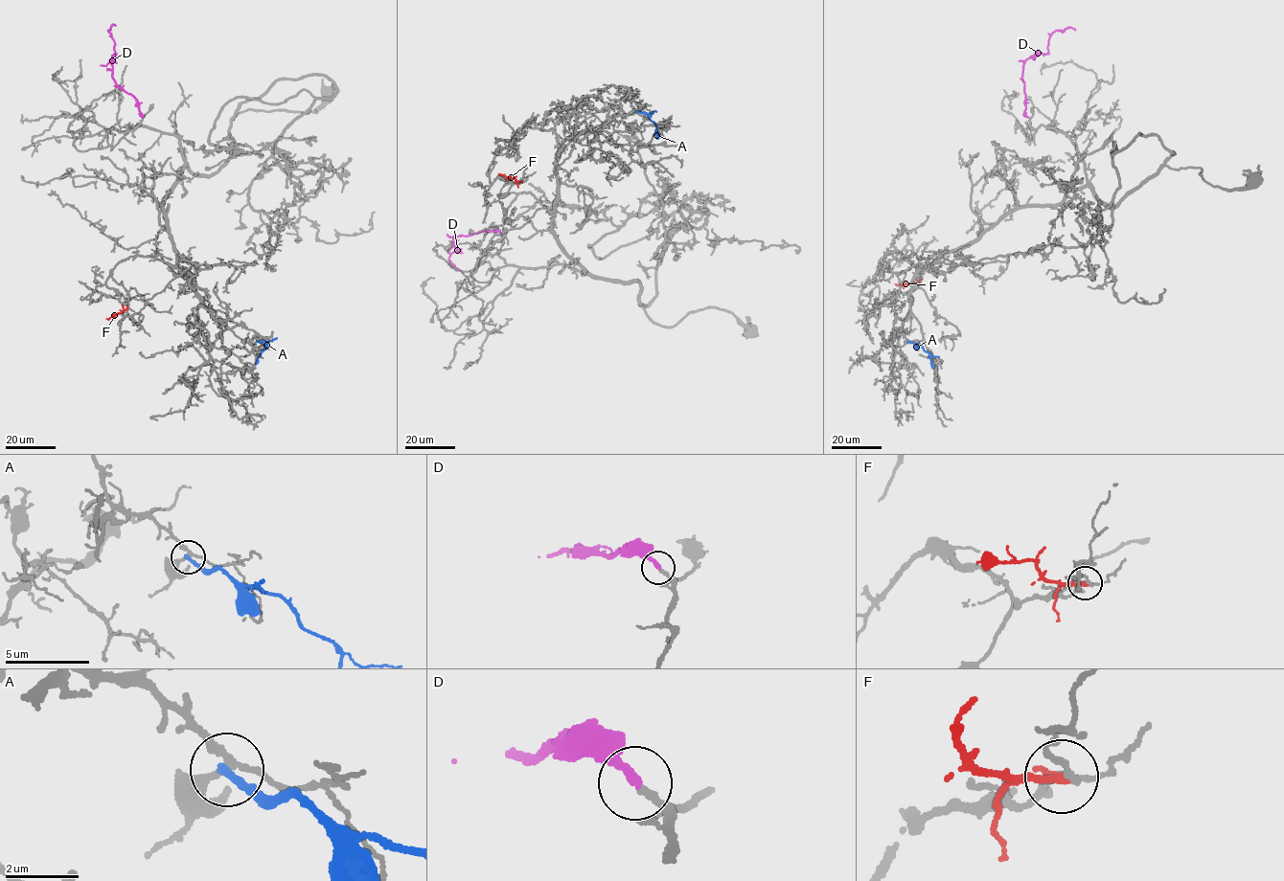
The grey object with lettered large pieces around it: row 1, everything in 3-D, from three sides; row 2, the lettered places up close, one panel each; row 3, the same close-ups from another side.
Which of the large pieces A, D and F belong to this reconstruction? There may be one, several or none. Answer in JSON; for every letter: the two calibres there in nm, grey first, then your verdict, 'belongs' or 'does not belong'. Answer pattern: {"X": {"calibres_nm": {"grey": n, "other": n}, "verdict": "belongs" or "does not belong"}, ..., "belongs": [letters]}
{"A": {"calibres_nm": {"grey": 180, "other": 240}, "verdict": "does not belong"}, "D": {"calibres_nm": {"grey": 120, "other": 260}, "verdict": "belongs"}, "F": {"calibres_nm": {"grey": 150, "other": 240}, "verdict": "does not belong"}, "belongs": ["D"]}

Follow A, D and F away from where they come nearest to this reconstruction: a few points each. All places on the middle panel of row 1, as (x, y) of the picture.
A: (636, 111), (645, 112), (654, 123), (657, 138)
D: (501, 233), (488, 230), (453, 236), (455, 247), (461, 252), (455, 251), (448, 259), (461, 271)
F: (522, 181), (498, 173)

